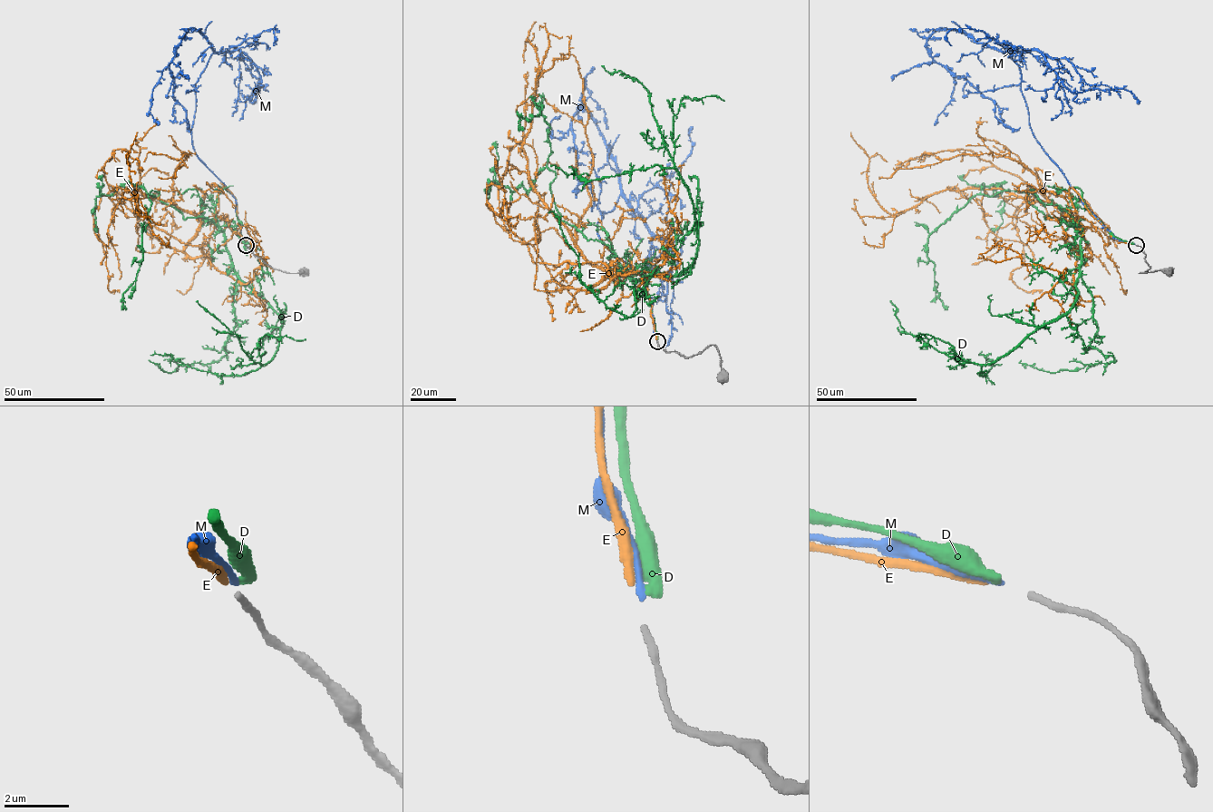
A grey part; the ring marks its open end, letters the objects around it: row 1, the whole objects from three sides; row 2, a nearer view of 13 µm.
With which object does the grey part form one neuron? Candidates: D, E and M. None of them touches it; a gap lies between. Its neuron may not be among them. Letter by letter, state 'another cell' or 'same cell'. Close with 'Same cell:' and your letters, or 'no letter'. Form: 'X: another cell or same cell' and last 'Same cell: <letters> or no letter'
D: another cell
E: another cell
M: same cell
Same cell: M

